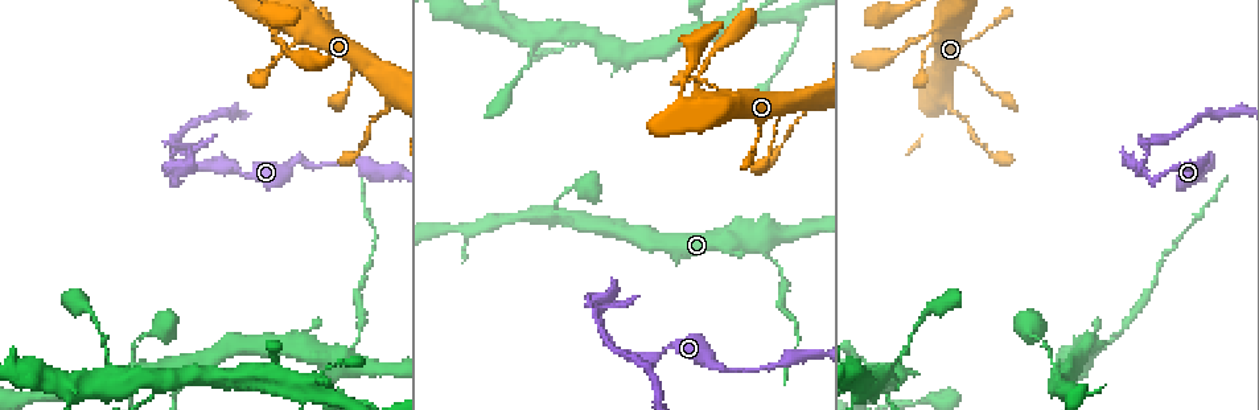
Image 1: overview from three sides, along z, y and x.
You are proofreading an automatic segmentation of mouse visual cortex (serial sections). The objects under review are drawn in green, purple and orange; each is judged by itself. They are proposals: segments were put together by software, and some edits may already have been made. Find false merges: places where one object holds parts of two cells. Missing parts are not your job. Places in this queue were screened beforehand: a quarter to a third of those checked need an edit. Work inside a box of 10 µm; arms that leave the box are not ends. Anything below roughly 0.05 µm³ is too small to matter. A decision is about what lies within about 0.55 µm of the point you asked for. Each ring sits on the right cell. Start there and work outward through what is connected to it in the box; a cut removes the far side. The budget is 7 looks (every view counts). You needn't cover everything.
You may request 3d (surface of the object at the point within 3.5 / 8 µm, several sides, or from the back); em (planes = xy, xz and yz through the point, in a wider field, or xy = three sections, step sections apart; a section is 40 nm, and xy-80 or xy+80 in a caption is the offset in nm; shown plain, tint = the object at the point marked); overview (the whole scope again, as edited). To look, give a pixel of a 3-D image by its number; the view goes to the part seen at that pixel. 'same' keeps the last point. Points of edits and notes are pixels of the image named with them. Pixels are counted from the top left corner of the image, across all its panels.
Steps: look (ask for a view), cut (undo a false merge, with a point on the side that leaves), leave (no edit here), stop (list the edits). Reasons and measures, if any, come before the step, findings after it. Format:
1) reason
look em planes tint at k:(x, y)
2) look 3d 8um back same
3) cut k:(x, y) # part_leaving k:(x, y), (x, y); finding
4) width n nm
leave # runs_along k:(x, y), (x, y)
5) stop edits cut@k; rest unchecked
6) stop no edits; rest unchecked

narrows sharply
look 3d 8um at 1:(782, 277)

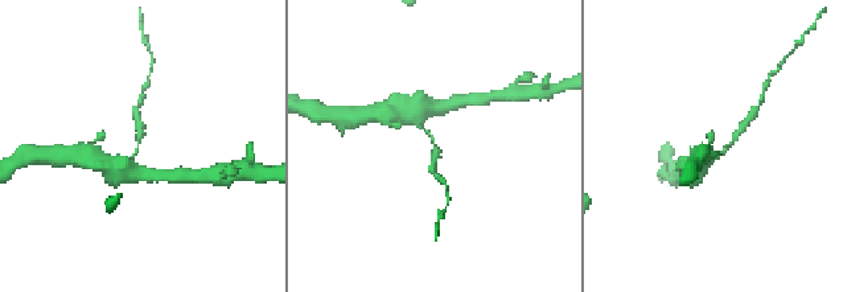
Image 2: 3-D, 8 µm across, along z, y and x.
closer look
look 3d 3.5um same

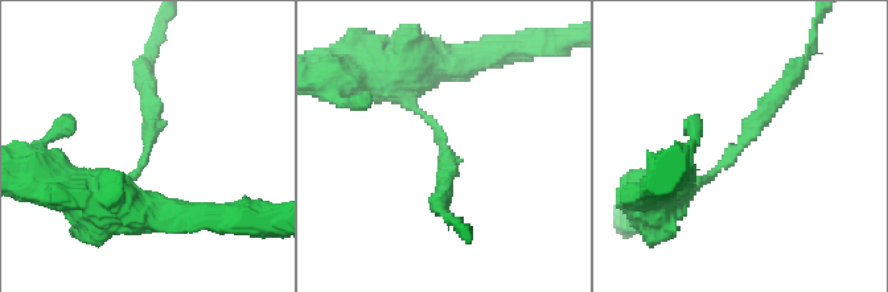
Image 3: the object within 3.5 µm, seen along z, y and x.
look em xy step 1 tint at 3:(144, 150)

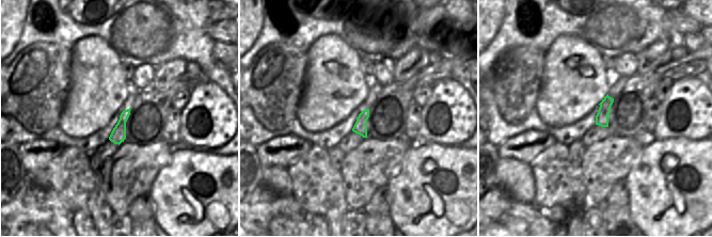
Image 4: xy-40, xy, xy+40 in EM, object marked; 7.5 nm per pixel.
arm_widths 200, 200 nm
cut 3:(741, 143) # part_leaving 3:(708, 175), (730, 163), (790, 78); two cells meet here

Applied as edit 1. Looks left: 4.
small branch off a trunk
look em xy step 1 tint at 1:(1062, 374)

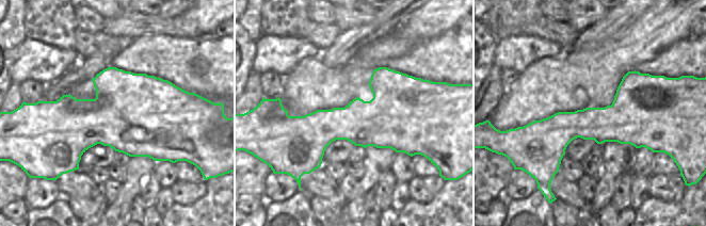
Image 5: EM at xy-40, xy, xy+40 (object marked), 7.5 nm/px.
look 3d 3.5um same

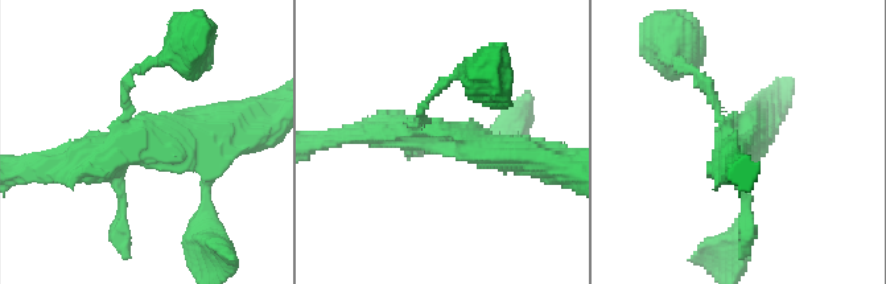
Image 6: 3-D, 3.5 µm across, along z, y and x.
width 400 nm
leave # runs_along 6:(211, 140), (41, 168); all the same cell

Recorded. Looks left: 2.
thick turns thin
look 3d 3.5um at 1:(1211, 160)

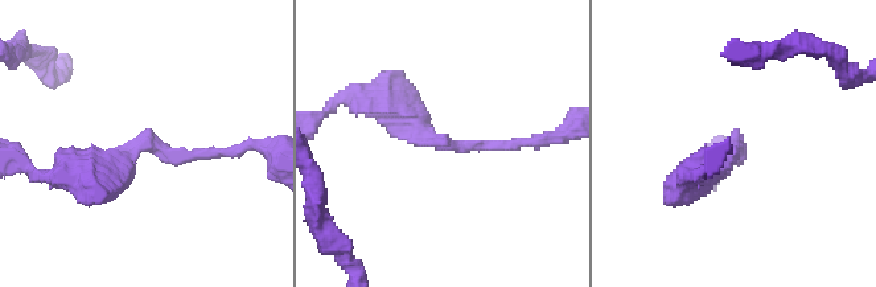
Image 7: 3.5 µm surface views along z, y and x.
arm_widths 150, 350 nm
look em xy step 2 tint at 7:(452, 144)

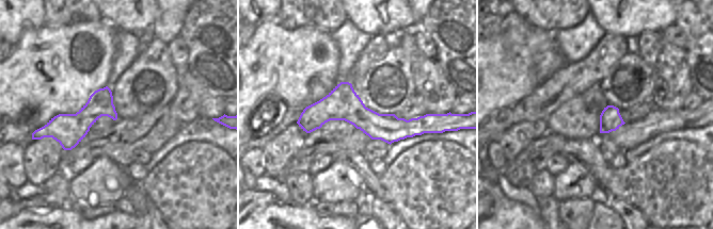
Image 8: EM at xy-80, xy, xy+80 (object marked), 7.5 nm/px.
leave # runs_along 7:(375, 102), (436, 143), (538, 143); one cell here

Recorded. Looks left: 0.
stop edits cut@3; rest unchecked

